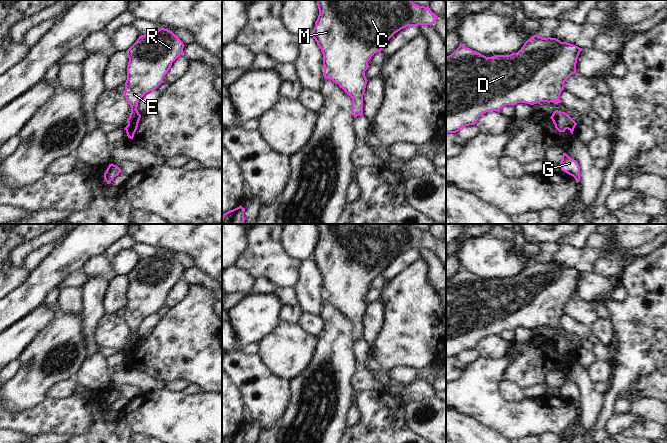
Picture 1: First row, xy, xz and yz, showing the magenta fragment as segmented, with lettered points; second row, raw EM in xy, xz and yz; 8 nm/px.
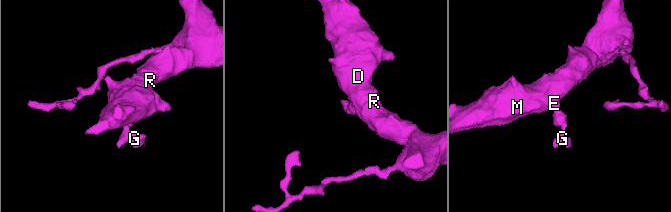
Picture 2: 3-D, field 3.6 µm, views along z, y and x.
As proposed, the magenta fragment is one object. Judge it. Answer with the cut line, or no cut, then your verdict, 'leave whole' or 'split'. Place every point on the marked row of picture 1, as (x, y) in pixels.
no cut; leave whole

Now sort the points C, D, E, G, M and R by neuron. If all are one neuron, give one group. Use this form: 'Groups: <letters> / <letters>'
Groups: C D E G M R.

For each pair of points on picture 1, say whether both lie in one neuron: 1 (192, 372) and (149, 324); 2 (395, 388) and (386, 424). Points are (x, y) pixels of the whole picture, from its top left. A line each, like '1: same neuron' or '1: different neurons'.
1: different neurons
2: different neurons

